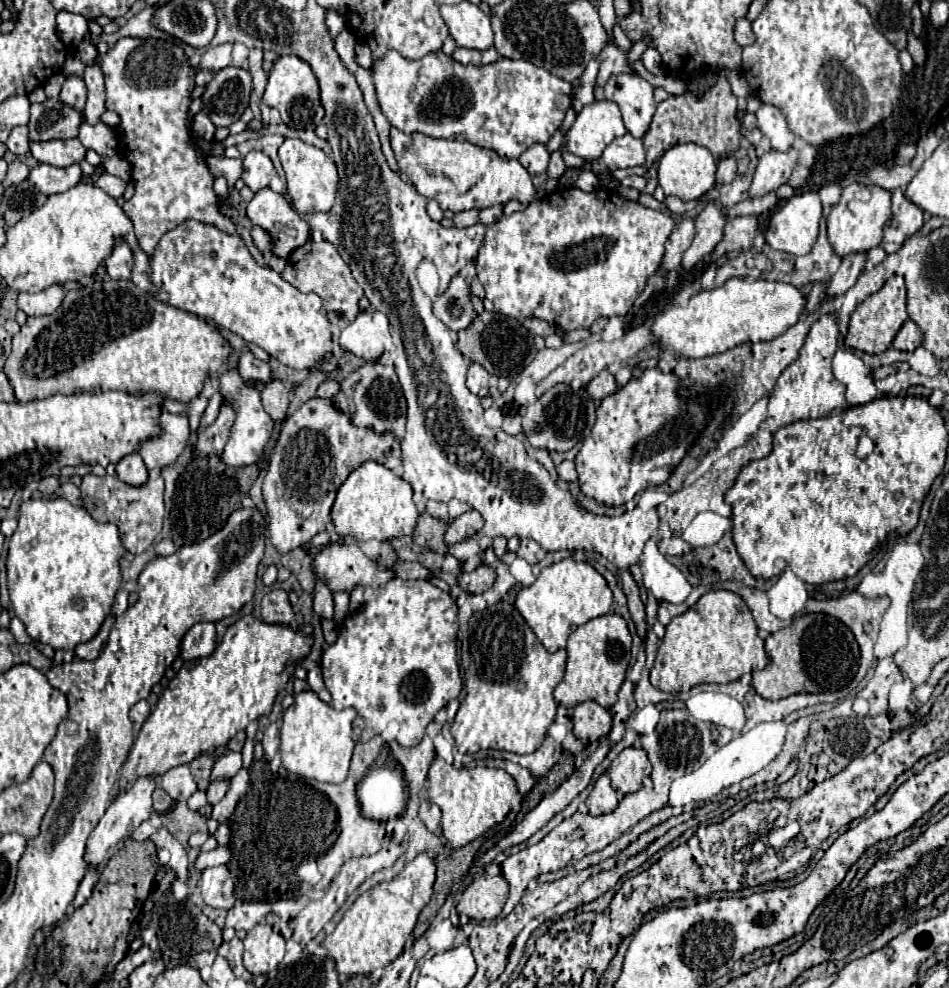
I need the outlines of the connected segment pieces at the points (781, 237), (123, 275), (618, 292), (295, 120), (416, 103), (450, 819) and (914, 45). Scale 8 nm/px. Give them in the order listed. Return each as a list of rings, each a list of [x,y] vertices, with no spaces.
[[[810,191],[810,193],[796,193],[794,197],[790,197],[770,219],[770,225],[764,233],[766,243],[778,251],[786,251],[792,255],[806,255],[818,237],[818,225],[822,219],[822,203],[818,193]]]
[[[120,239],[116,241],[116,247],[112,251],[112,255],[104,261],[106,263],[106,271],[112,279],[130,279],[130,271],[132,271],[132,251],[130,247]]]
[[[572,187],[572,189],[566,189],[566,191],[554,191],[546,197],[542,197],[540,201],[534,201],[530,203],[526,209],[522,211],[516,211],[512,215],[502,215],[500,221],[492,223],[486,227],[486,237],[482,241],[482,247],[476,255],[476,273],[478,273],[478,279],[480,283],[484,285],[486,289],[486,299],[490,299],[494,303],[494,309],[502,315],[508,315],[508,317],[514,317],[518,321],[522,319],[528,319],[528,317],[536,317],[536,319],[544,319],[548,323],[554,323],[558,327],[562,327],[564,331],[574,331],[574,329],[580,329],[580,327],[586,327],[590,329],[590,325],[598,319],[598,317],[612,317],[612,315],[626,315],[628,309],[632,307],[634,299],[640,295],[646,279],[658,271],[660,267],[660,259],[664,255],[664,243],[668,241],[670,233],[674,229],[674,221],[670,215],[662,213],[662,211],[654,211],[654,209],[648,209],[644,205],[640,205],[638,201],[628,201],[628,199],[622,199],[618,197],[616,193],[610,195],[608,189],[598,189],[594,193],[584,193],[580,191],[578,187]]]
[[[294,55],[278,57],[278,61],[274,63],[274,67],[270,71],[268,85],[266,85],[262,101],[266,105],[278,109],[280,115],[282,115],[282,121],[290,129],[314,129],[322,121],[322,117],[324,117],[324,109],[320,105],[318,81],[316,81],[310,65],[304,63],[302,59],[294,57]]]
[[[386,51],[380,61],[372,65],[372,79],[378,95],[378,105],[392,127],[404,133],[424,133],[428,137],[470,141],[478,147],[496,151],[502,159],[518,159],[532,143],[548,143],[554,131],[562,125],[564,115],[572,103],[572,85],[560,77],[552,77],[528,61],[504,59],[490,65],[460,65],[450,55],[436,51],[422,59],[406,59],[398,51]]]
[[[436,757],[430,767],[428,783],[430,783],[430,799],[442,811],[440,821],[442,835],[446,843],[452,847],[464,847],[466,843],[484,835],[492,825],[500,823],[508,815],[512,799],[518,793],[516,781],[504,769],[492,769],[492,767],[456,769],[440,757]]]
[[[908,31],[908,47],[906,49],[910,51],[910,55],[912,55],[916,65],[924,65],[924,61],[926,61],[926,47],[912,31]]]

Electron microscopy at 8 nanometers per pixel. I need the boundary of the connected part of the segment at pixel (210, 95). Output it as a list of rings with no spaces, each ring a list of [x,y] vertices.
[[[226,67],[214,75],[202,93],[202,113],[210,115],[216,127],[228,127],[240,119],[248,107],[252,77],[246,69]]]

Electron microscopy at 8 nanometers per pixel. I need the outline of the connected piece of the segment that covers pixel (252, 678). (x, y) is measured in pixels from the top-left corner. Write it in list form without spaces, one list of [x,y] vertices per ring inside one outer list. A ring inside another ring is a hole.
[[[252,615],[238,619],[212,655],[186,661],[168,683],[128,753],[118,787],[128,789],[136,777],[156,777],[176,765],[190,763],[202,751],[226,745],[250,721],[270,715],[278,691],[284,689],[298,659],[308,657],[312,643],[312,625],[292,629],[260,619],[254,625]]]

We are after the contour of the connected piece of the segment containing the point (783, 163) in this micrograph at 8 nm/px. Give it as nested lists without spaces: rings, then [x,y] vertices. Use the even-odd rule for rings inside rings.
[[[792,147],[788,151],[766,151],[754,171],[754,181],[750,185],[750,197],[762,197],[770,191],[776,191],[782,183],[788,181],[790,173],[798,163],[798,151]]]

